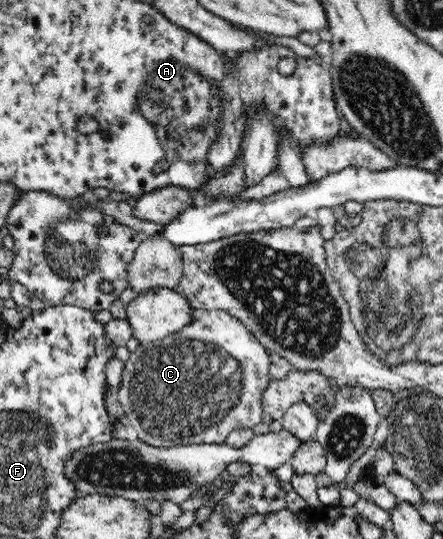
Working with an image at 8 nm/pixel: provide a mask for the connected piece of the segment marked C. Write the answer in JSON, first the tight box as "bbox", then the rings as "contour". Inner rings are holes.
{"bbox":[117,309,270,447],"contour":[[[197,309],[192,310],[189,324],[178,330],[175,334],[162,338],[158,341],[140,343],[135,352],[131,353],[125,361],[122,370],[121,381],[117,391],[118,400],[121,403],[125,416],[129,419],[131,426],[137,432],[137,436],[143,442],[156,447],[170,447],[177,445],[215,445],[225,444],[229,434],[233,430],[252,429],[262,421],[261,395],[266,384],[270,381],[270,359],[269,353],[257,340],[257,337],[234,316],[224,310]]]}

